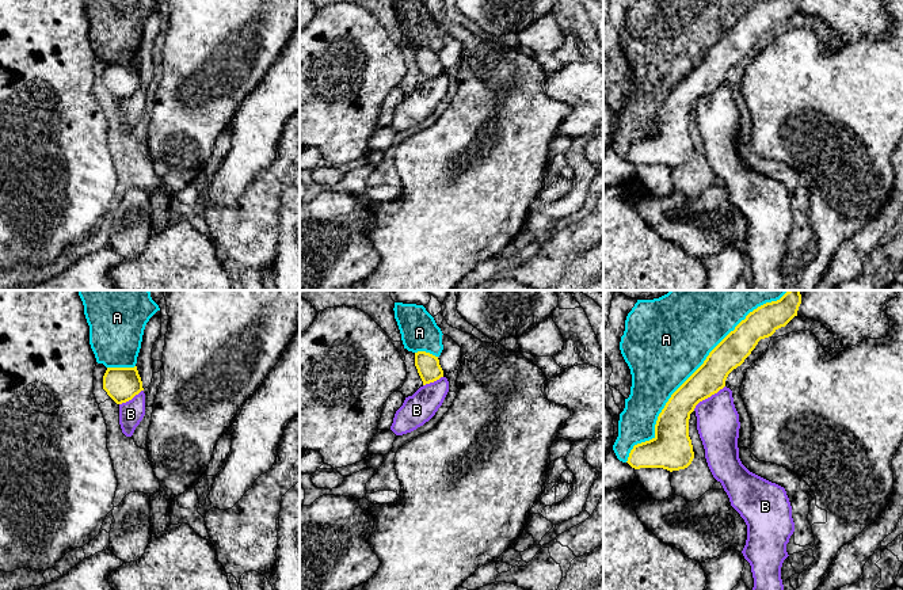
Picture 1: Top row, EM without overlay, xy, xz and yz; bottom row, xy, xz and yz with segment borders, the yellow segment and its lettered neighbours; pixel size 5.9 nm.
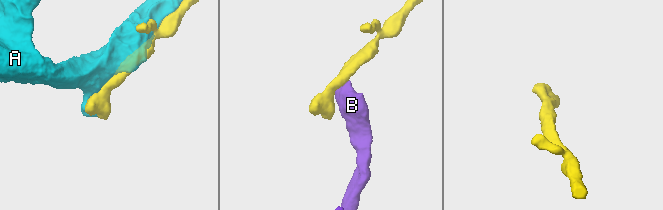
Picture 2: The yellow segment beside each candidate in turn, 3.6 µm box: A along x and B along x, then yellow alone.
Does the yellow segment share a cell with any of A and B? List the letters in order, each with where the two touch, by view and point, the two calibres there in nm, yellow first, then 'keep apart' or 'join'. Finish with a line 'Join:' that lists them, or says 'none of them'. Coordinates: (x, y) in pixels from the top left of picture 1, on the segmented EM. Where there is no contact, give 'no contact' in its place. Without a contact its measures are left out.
A: yz (694, 372) | 180/500 nm | keep apart
B: yz (708, 396) | 180/260 nm | keep apart
Join: none of them

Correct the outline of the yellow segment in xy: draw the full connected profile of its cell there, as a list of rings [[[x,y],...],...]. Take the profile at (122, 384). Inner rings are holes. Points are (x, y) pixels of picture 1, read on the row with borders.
[[[137,366],[107,368],[103,376],[103,389],[117,404],[132,400],[144,391]]]

